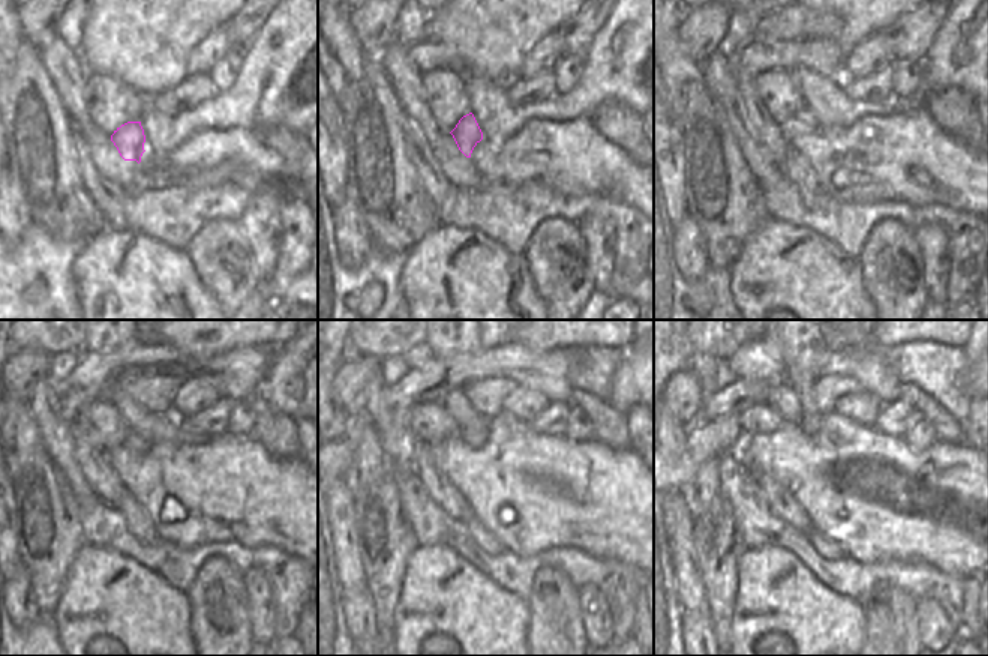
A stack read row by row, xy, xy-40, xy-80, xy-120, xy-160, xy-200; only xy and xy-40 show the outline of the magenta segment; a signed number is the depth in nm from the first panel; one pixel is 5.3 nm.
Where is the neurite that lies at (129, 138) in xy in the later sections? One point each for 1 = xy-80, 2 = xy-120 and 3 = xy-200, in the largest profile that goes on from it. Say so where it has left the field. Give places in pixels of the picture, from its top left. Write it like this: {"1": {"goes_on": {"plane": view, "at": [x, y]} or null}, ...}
{"1": {"goes_on": {"plane": "xy-80", "at": [804, 122]}}, "2": {"goes_on": {"plane": "xy-120", "at": [134, 442]}}, "3": {"goes_on": {"plane": "xy-200", "at": [805, 350]}}}

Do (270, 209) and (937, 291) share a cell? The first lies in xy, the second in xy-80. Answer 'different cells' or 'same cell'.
same cell

